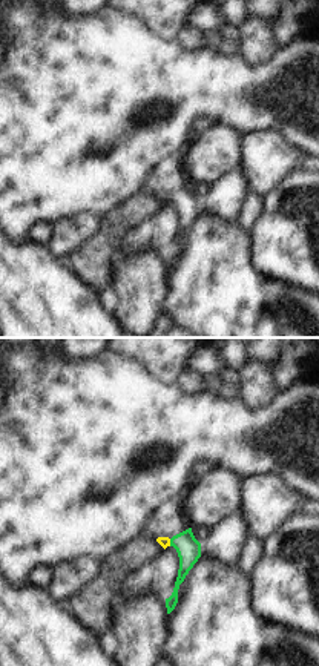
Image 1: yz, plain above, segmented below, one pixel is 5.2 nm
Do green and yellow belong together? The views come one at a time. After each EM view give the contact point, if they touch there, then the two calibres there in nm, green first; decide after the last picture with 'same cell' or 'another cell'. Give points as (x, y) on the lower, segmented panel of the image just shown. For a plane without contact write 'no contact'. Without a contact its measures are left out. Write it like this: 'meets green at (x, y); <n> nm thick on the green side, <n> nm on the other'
meets green at (171, 542); 130 nm thick on the green side, 60 nm on the other

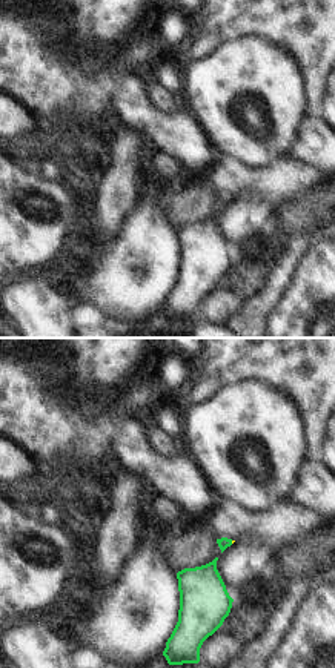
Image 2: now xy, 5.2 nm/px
no contact

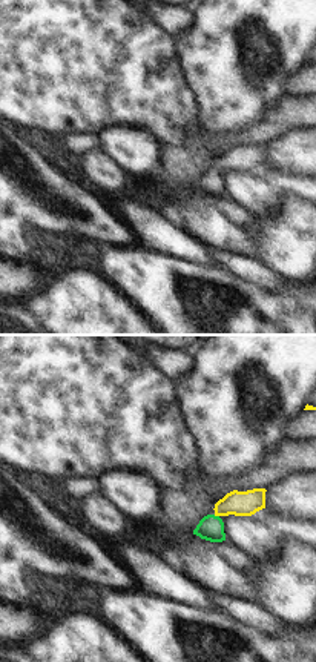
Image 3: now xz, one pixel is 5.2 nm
meets green at (217, 516); 140 nm thick on the green side, 130 nm on the other

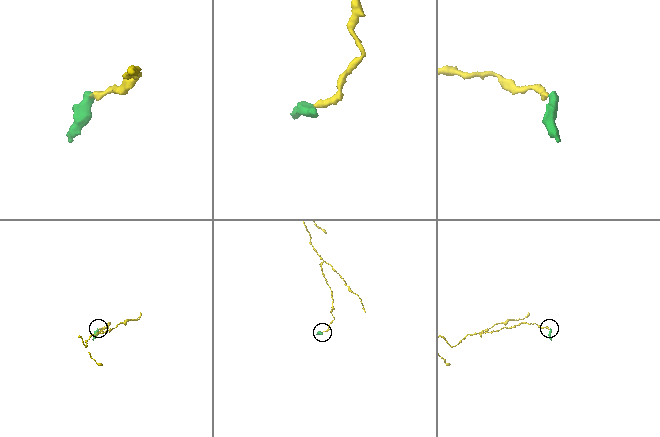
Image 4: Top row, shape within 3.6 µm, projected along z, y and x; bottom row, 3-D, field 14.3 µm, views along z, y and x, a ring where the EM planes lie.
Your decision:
same cell

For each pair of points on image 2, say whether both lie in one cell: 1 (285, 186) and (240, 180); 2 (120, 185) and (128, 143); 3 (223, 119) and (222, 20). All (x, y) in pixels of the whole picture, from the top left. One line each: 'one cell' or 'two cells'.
1: one cell
2: one cell
3: two cells

